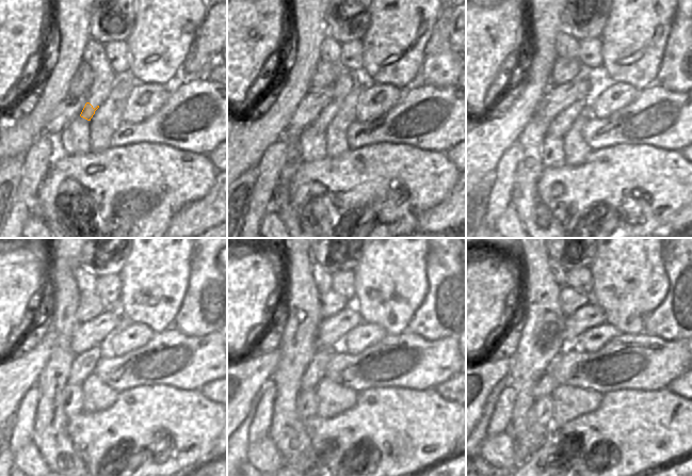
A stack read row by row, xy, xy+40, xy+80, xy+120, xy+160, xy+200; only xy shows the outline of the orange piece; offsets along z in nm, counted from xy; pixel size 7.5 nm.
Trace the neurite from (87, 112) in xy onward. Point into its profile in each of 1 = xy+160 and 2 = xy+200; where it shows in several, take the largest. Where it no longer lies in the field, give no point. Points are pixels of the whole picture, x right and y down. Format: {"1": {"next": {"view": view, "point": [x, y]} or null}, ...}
{"1": {"next": {"view": "xy+160", "point": [412, 361]}}, "2": {"next": {"view": "xy+200", "point": [648, 361]}}}

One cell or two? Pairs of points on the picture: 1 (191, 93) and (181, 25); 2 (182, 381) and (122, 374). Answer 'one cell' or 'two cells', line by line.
1: two cells
2: one cell

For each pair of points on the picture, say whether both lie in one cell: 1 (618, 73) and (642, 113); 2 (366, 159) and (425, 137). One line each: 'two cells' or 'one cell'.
1: two cells
2: two cells

